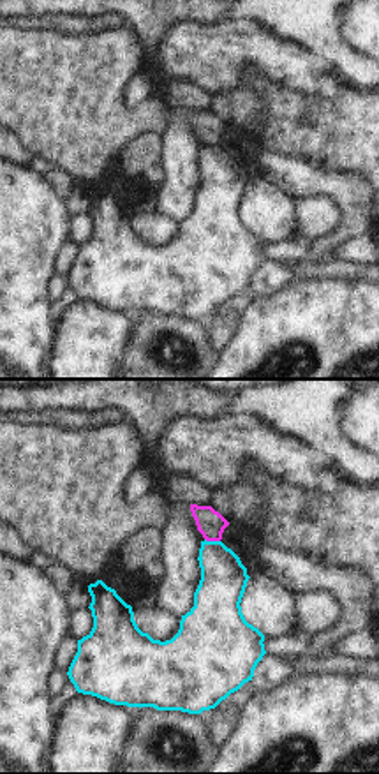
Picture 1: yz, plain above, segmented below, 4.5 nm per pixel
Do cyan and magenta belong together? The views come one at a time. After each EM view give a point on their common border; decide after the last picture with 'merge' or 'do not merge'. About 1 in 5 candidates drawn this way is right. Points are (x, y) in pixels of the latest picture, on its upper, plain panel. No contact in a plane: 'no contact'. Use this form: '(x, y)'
(212, 147)

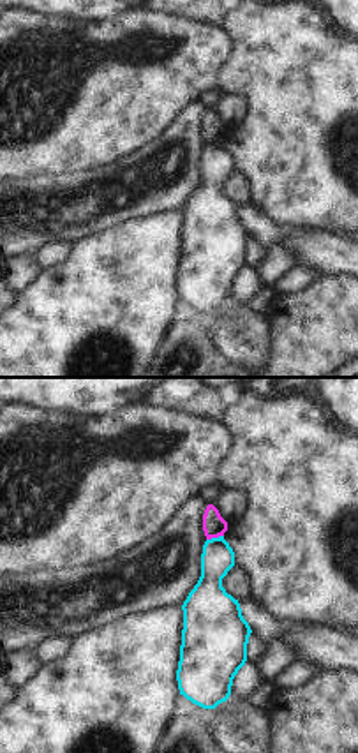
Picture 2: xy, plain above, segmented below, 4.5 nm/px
(214, 143)

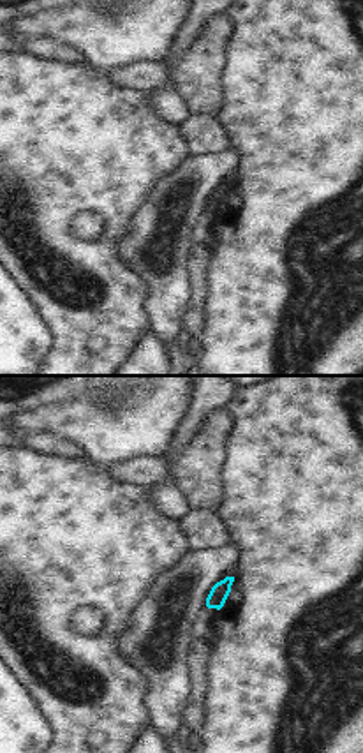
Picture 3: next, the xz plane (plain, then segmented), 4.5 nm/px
no contact

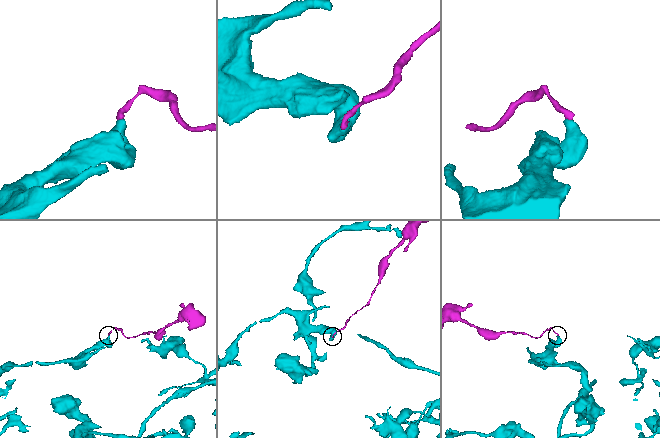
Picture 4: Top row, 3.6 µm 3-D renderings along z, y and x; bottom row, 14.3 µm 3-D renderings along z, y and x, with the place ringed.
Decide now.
do not merge

